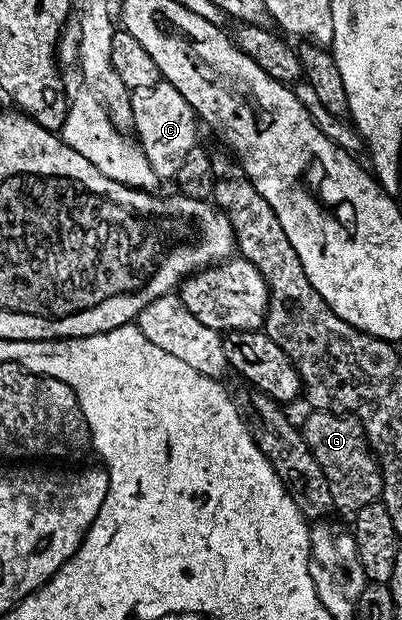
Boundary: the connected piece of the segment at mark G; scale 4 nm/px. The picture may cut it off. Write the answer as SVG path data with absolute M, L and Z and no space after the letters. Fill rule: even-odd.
M308 411L308 416L301 420L301 431L309 450L313 450L313 458L317 458L317 466L325 473L325 482L329 482L329 494L333 494L335 512L338 515L353 518L357 510L369 506L369 502L379 500L383 495L383 479L379 464L375 461L375 453L367 444L365 430L359 424L356 416L341 412L317 412Z

